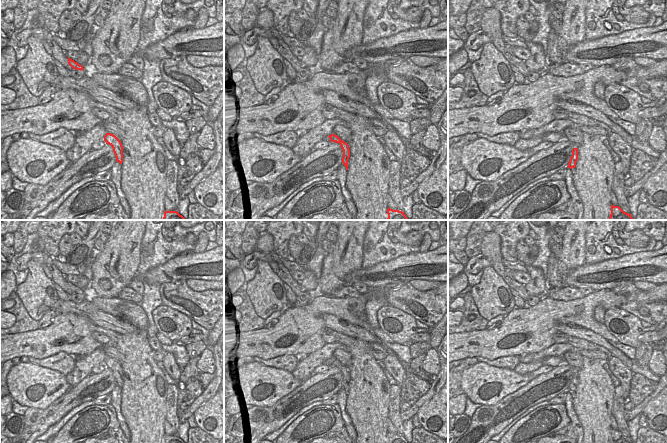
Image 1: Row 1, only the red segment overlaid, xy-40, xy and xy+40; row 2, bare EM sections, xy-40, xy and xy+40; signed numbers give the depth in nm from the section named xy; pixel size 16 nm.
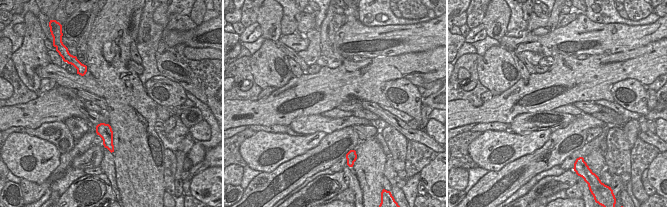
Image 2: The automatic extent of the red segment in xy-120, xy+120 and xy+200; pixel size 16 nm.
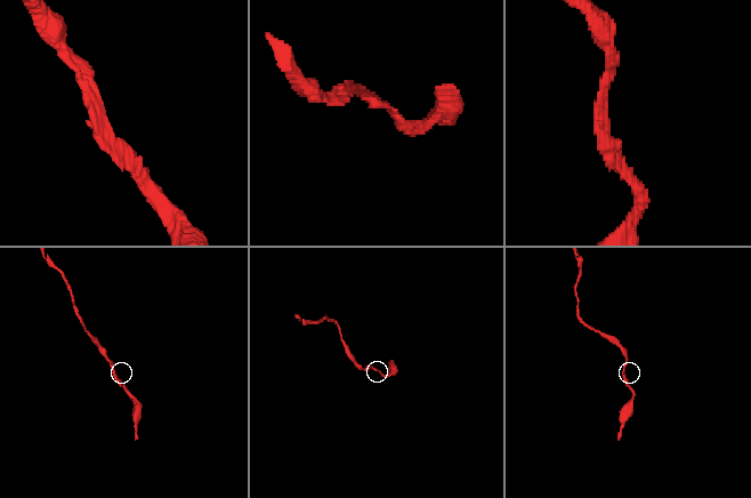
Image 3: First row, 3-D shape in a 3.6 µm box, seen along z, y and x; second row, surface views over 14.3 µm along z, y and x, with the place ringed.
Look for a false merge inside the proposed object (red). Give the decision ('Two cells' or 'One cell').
One cell

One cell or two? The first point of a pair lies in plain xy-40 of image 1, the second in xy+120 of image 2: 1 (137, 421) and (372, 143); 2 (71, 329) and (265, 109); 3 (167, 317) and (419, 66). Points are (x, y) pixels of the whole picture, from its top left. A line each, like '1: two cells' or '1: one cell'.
1: one cell
2: one cell
3: two cells

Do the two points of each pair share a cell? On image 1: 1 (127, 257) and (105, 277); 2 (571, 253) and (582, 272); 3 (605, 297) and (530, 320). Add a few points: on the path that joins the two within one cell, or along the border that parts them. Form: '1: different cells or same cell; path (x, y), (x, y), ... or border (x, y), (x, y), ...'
1: same cell; path (120, 264), (117, 272), (112, 272)
2: different cells; border (584, 263), (573, 268), (565, 275)
3: same cell; path (586, 305), (573, 312), (549, 312)

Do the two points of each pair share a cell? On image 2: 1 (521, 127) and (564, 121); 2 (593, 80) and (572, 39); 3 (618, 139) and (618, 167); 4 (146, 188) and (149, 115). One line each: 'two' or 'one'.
1: one
2: two
3: one
4: one

